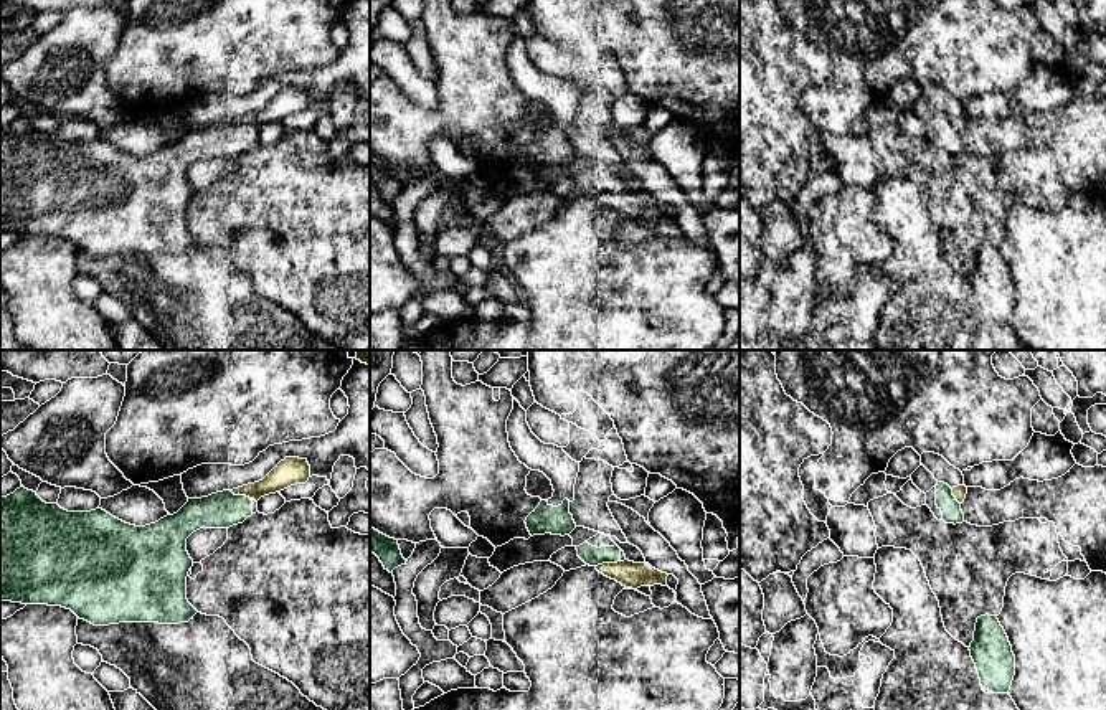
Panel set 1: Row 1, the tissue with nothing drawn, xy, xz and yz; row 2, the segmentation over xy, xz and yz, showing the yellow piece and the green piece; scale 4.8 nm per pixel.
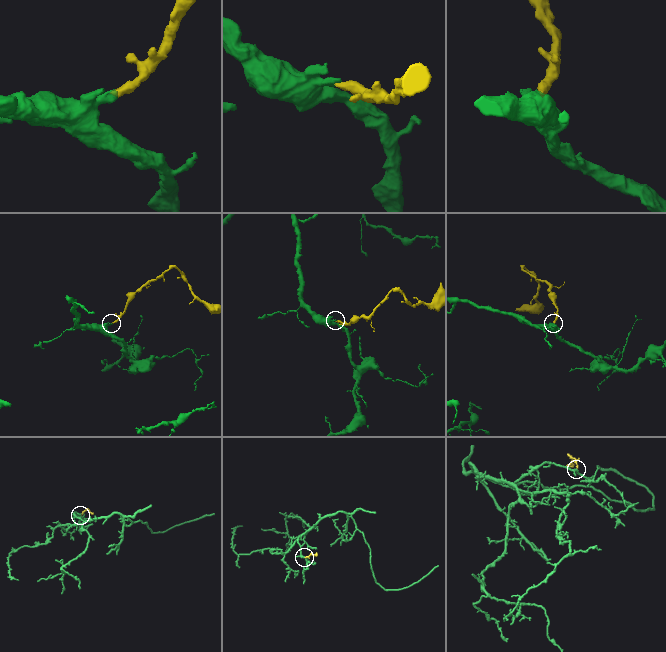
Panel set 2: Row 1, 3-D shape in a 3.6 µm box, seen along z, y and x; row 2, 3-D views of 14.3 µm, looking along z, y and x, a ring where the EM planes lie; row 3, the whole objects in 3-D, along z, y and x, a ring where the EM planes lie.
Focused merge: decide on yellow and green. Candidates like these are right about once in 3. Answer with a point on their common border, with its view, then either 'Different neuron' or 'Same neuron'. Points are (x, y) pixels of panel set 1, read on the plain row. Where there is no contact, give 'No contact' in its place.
Touches yellow at xz (606, 194). Same neuron

